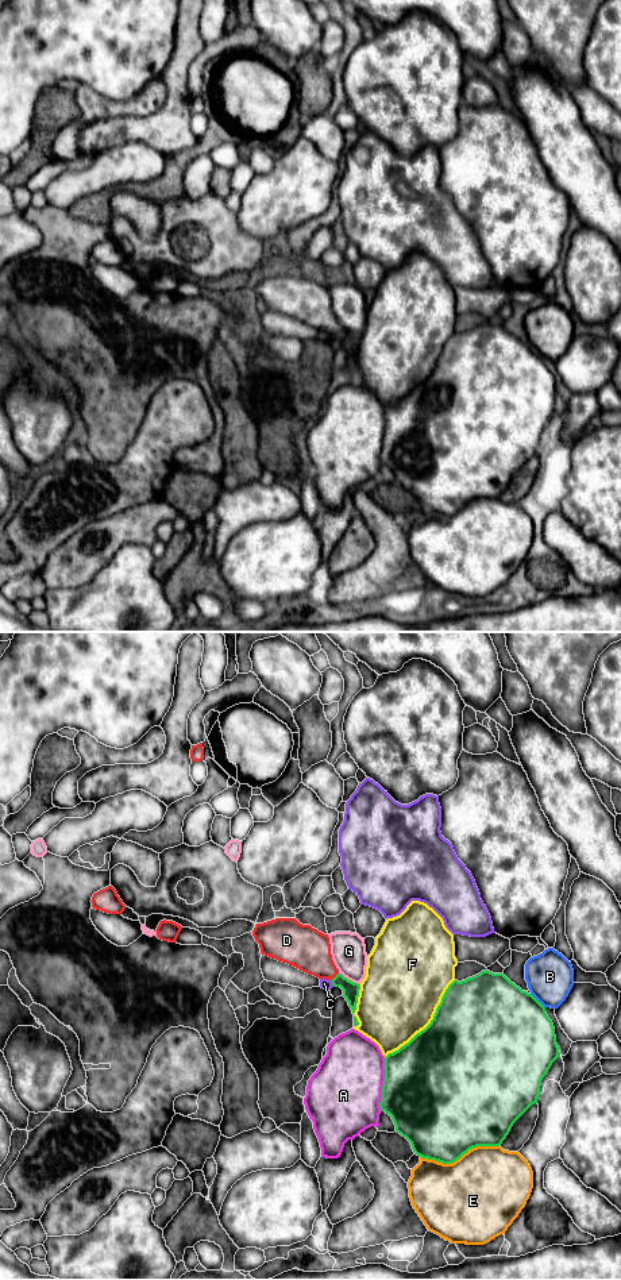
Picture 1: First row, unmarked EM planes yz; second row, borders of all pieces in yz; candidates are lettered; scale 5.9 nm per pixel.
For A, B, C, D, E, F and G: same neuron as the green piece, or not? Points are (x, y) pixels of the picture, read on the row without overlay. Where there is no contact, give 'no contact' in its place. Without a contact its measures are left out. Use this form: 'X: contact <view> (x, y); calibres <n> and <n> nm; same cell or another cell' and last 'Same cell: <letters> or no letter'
A: contact yz (384, 436); calibres 500 and 440 nm; another cell
B: contact yz (537, 353); calibres 500 and 280 nm; another cell
C: contact yz (332, 335); calibres 100 and 60 nm; another cell
D: contact yz (335, 328); calibres 100 and 260 nm; same cell
E: contact yz (459, 509); calibres 480 and 500 nm; another cell
F: contact yz (429, 376); calibres 500 and 480 nm; another cell
G: contact yz (350, 332); calibres 100 and 200 nm; another cell
Same cell: D

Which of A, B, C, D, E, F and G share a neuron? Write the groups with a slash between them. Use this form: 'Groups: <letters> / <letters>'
Groups: A / B / C / D / E / F / G

